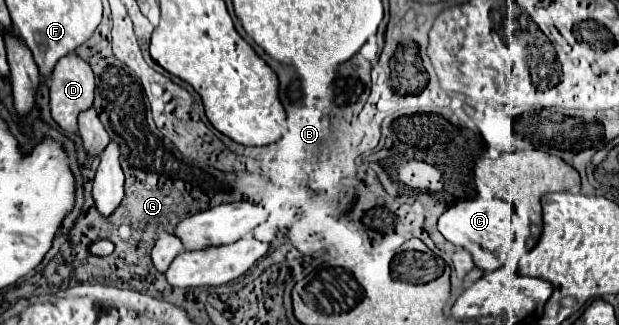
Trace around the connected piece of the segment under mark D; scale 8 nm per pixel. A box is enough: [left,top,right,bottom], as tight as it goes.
[50,54,94,134]

